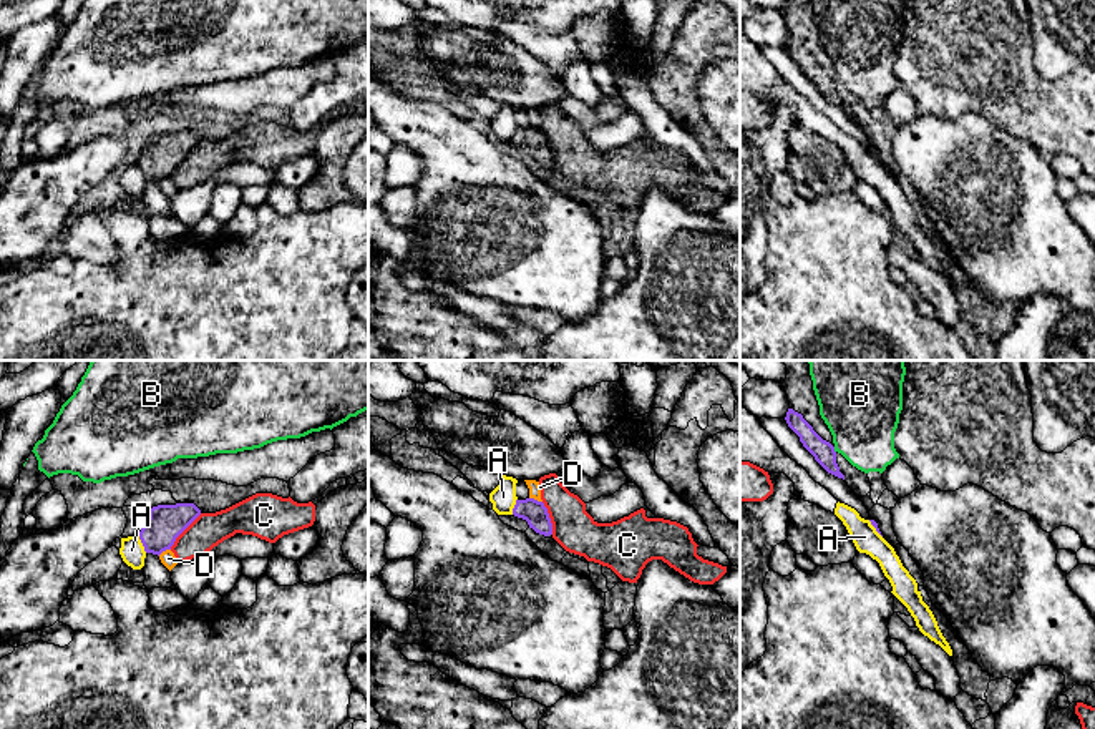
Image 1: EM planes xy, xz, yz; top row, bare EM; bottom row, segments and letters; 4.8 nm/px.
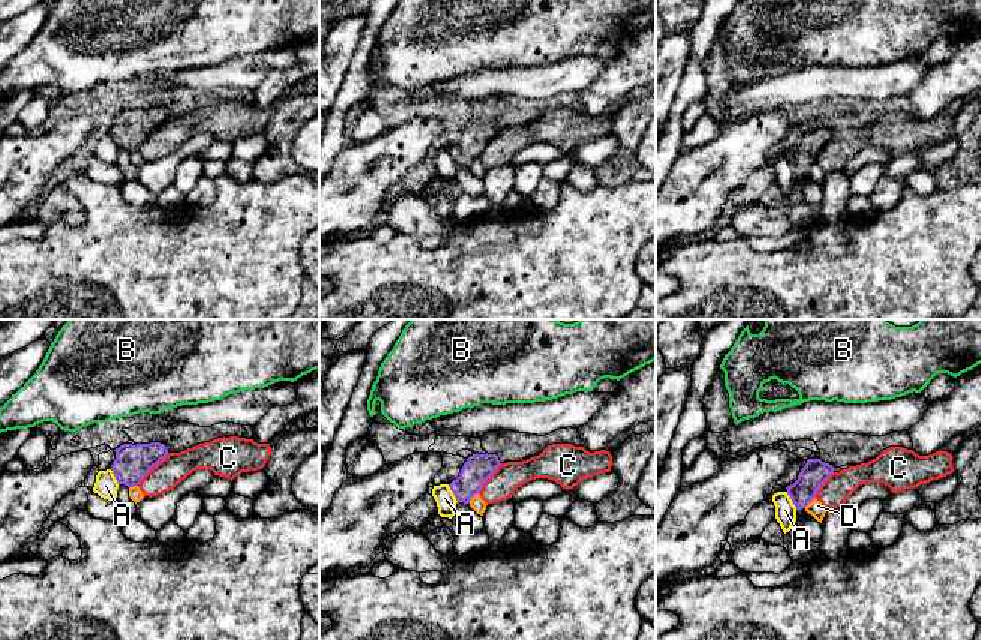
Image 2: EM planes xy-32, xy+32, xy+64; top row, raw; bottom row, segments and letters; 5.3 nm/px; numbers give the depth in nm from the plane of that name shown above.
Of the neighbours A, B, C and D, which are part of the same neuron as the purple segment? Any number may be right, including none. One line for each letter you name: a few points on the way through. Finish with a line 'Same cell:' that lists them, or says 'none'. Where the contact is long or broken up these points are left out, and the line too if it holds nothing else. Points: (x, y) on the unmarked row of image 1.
Same cell: none

